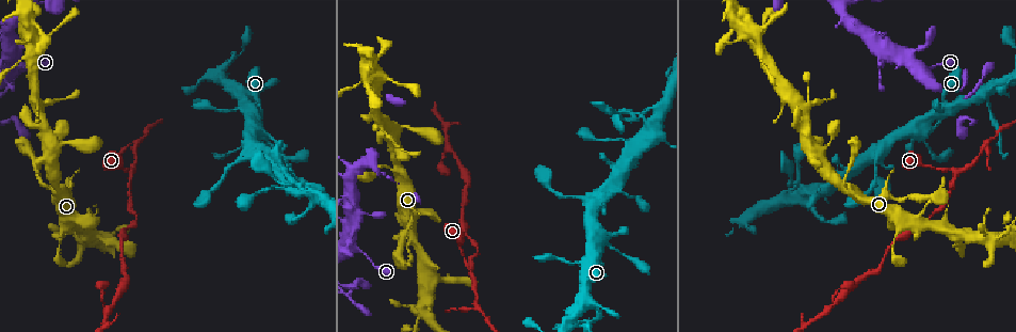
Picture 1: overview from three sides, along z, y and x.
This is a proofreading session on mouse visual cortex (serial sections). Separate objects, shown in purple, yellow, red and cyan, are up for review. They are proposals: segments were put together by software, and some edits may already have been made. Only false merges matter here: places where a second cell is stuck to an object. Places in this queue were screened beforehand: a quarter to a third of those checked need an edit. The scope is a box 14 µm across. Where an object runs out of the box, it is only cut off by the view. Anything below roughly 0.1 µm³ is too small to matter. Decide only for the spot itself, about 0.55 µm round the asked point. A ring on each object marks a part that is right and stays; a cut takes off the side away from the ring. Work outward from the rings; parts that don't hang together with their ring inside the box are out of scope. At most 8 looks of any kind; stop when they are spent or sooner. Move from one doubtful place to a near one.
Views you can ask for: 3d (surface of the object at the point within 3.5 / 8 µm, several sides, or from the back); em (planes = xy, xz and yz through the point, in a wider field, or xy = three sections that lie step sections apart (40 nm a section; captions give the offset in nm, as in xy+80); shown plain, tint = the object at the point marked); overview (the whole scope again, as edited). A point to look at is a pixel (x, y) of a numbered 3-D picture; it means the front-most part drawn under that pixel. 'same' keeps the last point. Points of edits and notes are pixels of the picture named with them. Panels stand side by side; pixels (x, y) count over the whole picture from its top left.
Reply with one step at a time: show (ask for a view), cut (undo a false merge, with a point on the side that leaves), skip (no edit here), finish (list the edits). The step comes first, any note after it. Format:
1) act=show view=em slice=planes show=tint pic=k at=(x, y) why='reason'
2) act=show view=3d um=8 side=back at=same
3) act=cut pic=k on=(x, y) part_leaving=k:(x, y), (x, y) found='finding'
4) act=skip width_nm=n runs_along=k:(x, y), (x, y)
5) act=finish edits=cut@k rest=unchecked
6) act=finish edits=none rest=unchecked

act=show view=3d um=3.5 pic=1 at=(473, 275) why='sharp bend'

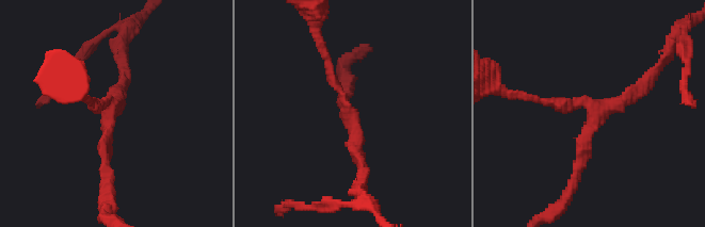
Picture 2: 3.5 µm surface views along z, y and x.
act=show view=em slice=planes show=tint pic=2 at=(593, 109) arms=3 arm_widths_nm=100,200,200

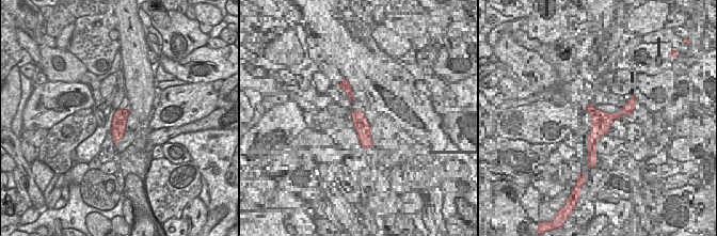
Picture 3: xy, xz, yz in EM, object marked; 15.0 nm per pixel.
act=show view=em slice=xy step=5 show=tint at=same why='another direction'

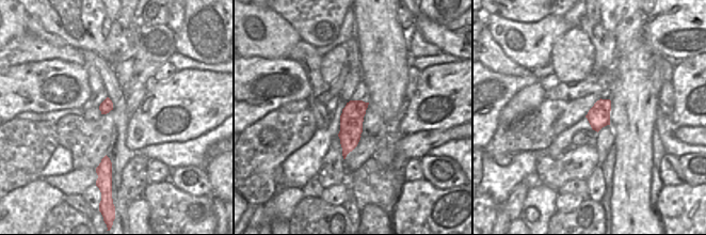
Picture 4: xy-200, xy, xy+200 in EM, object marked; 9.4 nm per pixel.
act=skip runs_along=2:(533, 98), (591, 104), (574, 177) found='all the same cell'

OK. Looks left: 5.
act=show view=3d um=3.5 pic=1 at=(763, 60) why='abrupt turn'

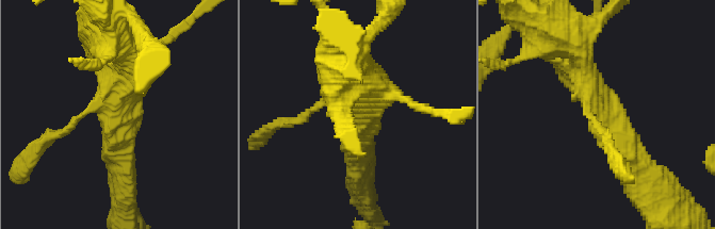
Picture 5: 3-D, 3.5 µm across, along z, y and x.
act=show view=em slice=xy step=2 show=tint pic=5 at=(119, 105) arms=3 arm_widths_nm=100,450,500

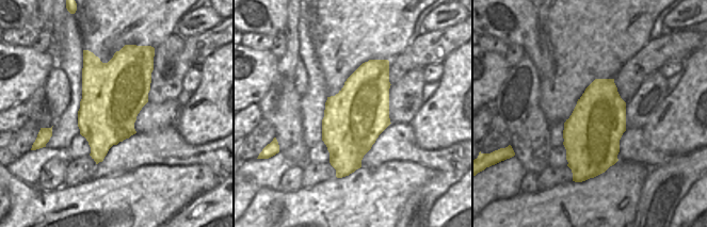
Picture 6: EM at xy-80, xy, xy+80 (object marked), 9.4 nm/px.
act=skip runs_along=5:(636, 167), (565, 46) found='one cell here'

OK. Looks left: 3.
act=show view=3d um=3.5 pic=1 at=(293, 183)

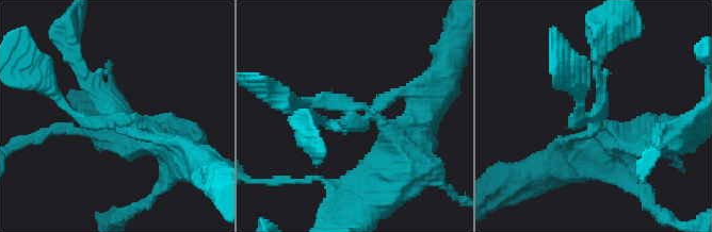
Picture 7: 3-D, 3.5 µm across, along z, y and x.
act=show view=em slice=xy step=5 show=tint pic=7 at=(118, 118) arms=3 arm_widths_nm=150,200,400

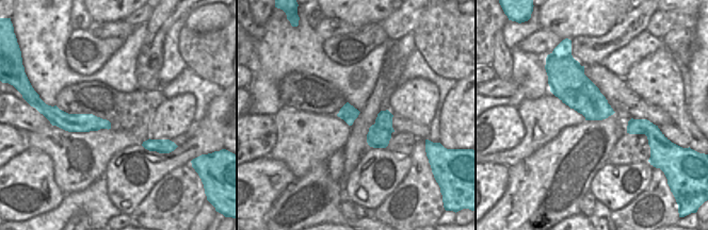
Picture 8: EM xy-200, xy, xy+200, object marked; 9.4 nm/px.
act=skip runs_along=7:(174, 150), (63, 101) found='continuous, no second cell'

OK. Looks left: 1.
act=finish edits=none rest=unchecked

